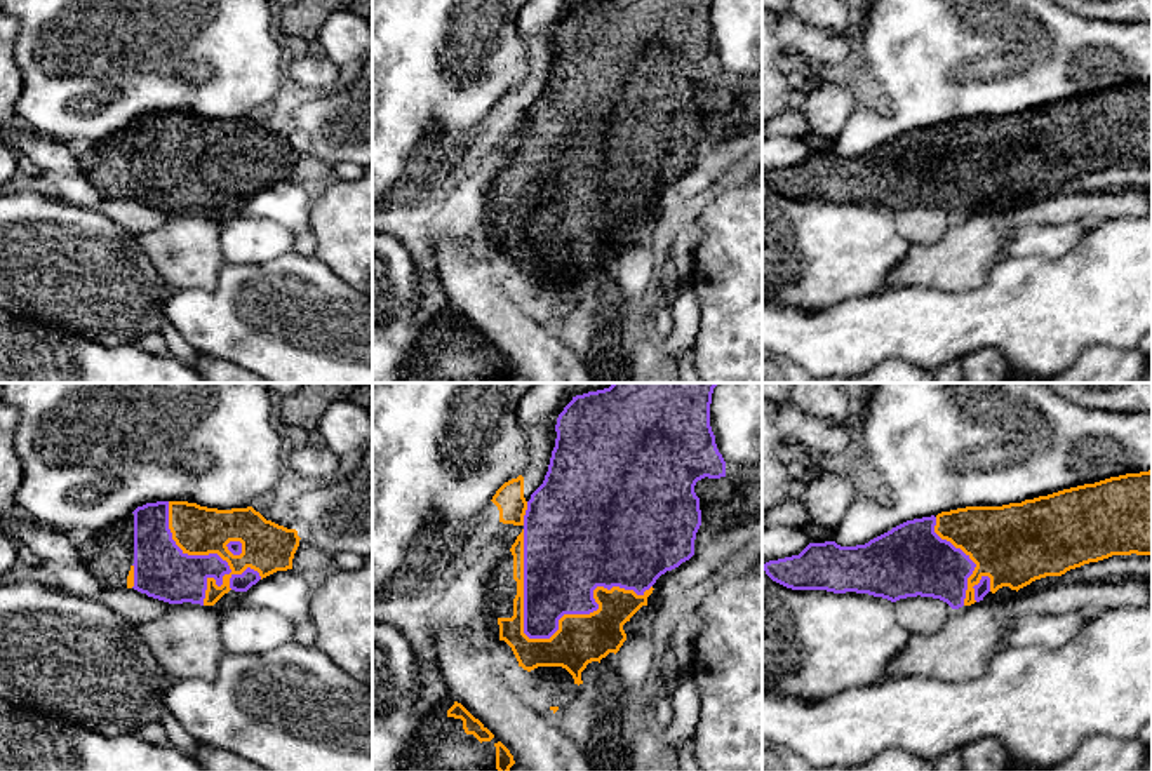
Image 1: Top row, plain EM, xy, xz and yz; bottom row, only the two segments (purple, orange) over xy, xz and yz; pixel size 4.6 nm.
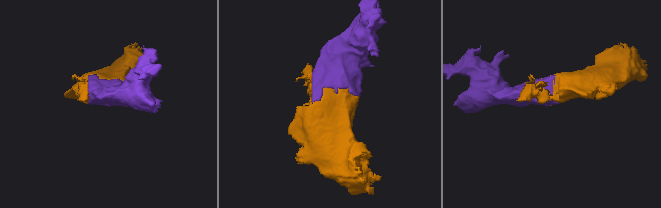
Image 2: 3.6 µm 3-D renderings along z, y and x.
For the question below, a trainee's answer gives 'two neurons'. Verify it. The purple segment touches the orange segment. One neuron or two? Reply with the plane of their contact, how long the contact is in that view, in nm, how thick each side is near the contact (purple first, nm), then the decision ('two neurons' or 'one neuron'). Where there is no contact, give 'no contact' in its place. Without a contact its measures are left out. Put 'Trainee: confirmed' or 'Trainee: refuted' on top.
Trainee: refuted
meets purple in xz; contact 650 nm long; 300 nm thick on the purple side, 220 nm on the other; one neuron

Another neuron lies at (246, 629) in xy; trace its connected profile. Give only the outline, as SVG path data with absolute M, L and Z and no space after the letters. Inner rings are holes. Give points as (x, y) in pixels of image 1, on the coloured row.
M240 604L219 614L219 634L226 654L254 654L294 639L294 623L266 607Z

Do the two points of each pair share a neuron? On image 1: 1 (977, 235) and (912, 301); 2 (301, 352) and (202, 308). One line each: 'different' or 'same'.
1: different
2: same

